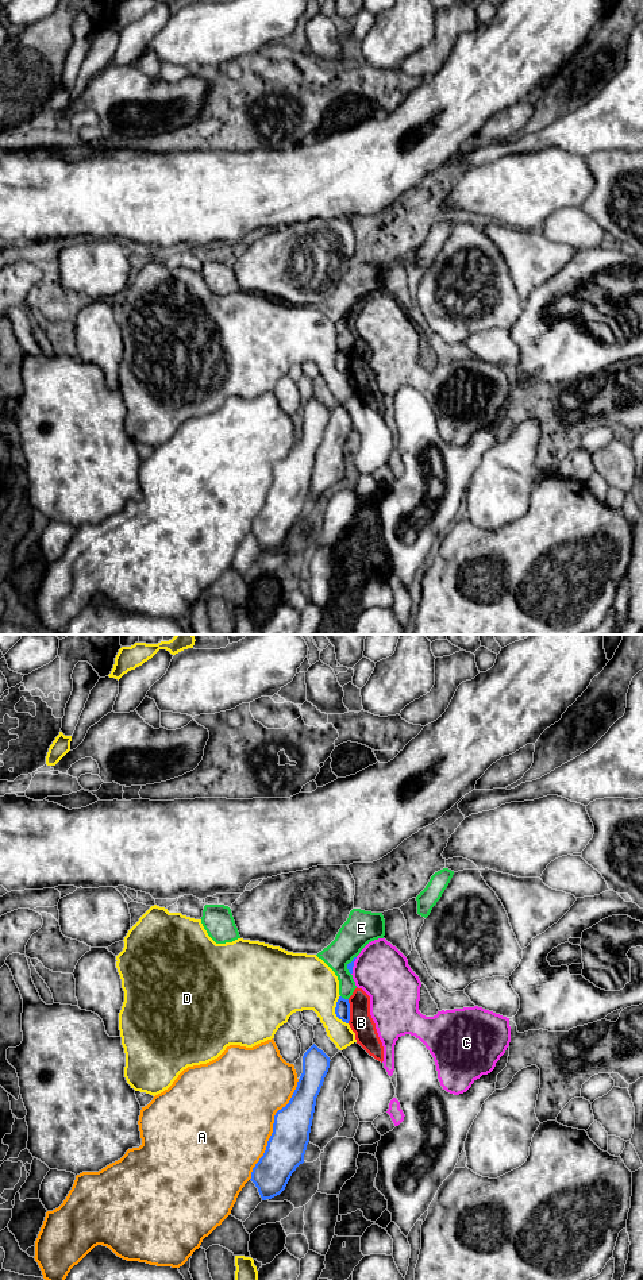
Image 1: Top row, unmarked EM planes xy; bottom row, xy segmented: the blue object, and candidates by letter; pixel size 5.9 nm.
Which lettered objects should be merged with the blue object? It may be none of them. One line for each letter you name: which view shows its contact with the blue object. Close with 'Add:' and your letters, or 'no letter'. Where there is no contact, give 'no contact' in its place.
Add: no letter

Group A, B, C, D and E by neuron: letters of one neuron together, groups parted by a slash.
A / B / C / D / E

